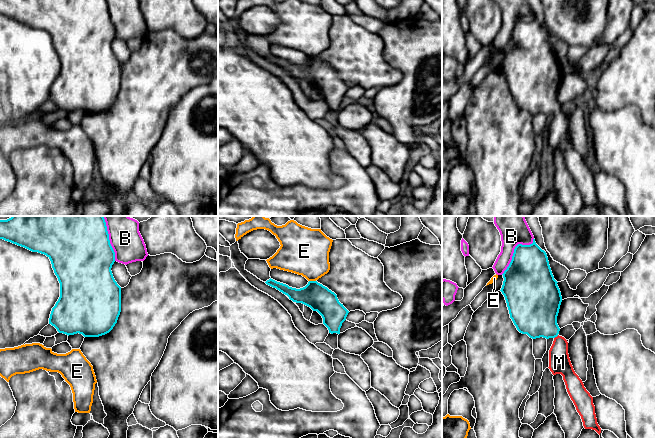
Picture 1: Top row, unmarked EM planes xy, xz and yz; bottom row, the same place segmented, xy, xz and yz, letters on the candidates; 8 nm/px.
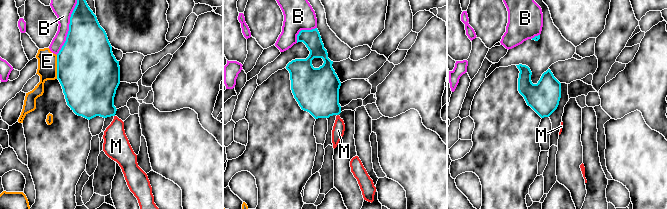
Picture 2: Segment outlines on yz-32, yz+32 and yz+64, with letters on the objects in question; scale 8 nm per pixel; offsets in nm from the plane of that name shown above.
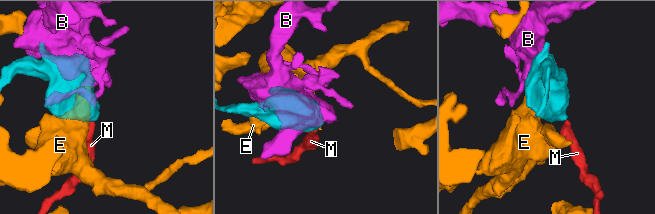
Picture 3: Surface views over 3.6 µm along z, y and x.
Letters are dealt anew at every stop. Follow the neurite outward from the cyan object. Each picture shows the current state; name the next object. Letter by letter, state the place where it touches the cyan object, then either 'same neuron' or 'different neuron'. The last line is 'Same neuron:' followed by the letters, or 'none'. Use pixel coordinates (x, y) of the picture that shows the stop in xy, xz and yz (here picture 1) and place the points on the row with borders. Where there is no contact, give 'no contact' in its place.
B: meets cyan in yz at (514, 250); different neuron
E: meets cyan in xz at (312, 281); different neuron
M: meets cyan in yz at (556, 336); same neuron
Same neuron: M

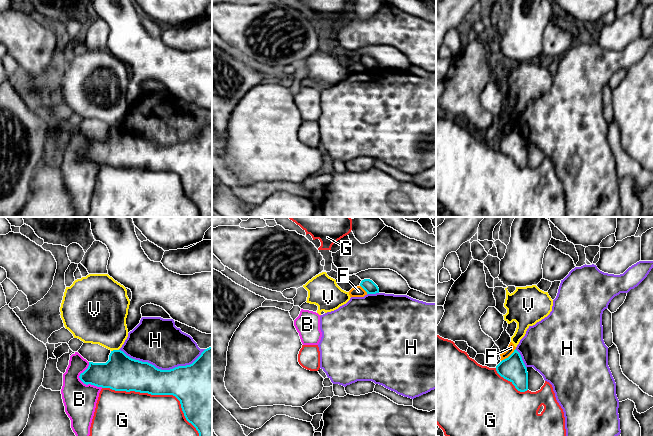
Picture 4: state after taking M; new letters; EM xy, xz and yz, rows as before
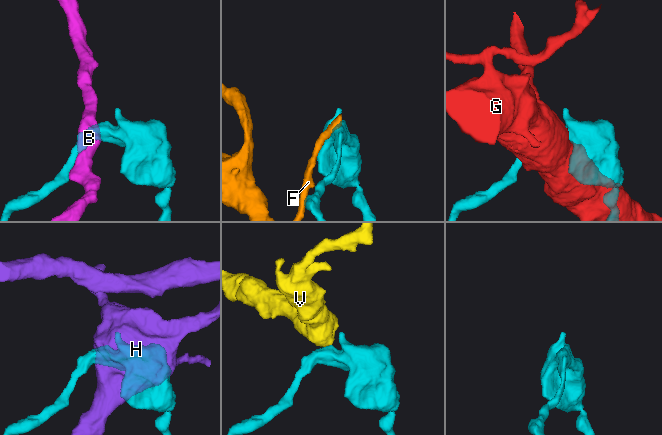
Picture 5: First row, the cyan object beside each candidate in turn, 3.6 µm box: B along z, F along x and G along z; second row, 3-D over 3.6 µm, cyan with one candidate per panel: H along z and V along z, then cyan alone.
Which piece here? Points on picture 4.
B: meets cyan in xy at (83, 382); different neuron
F: meets cyan in yz at (509, 356); different neuron
G: meets cyan in xy at (158, 394); different neuron
H: meets cyan in xy at (162, 370); different neuron
V: meets cyan in xy at (114, 350); different neuron
Same neuron: none

